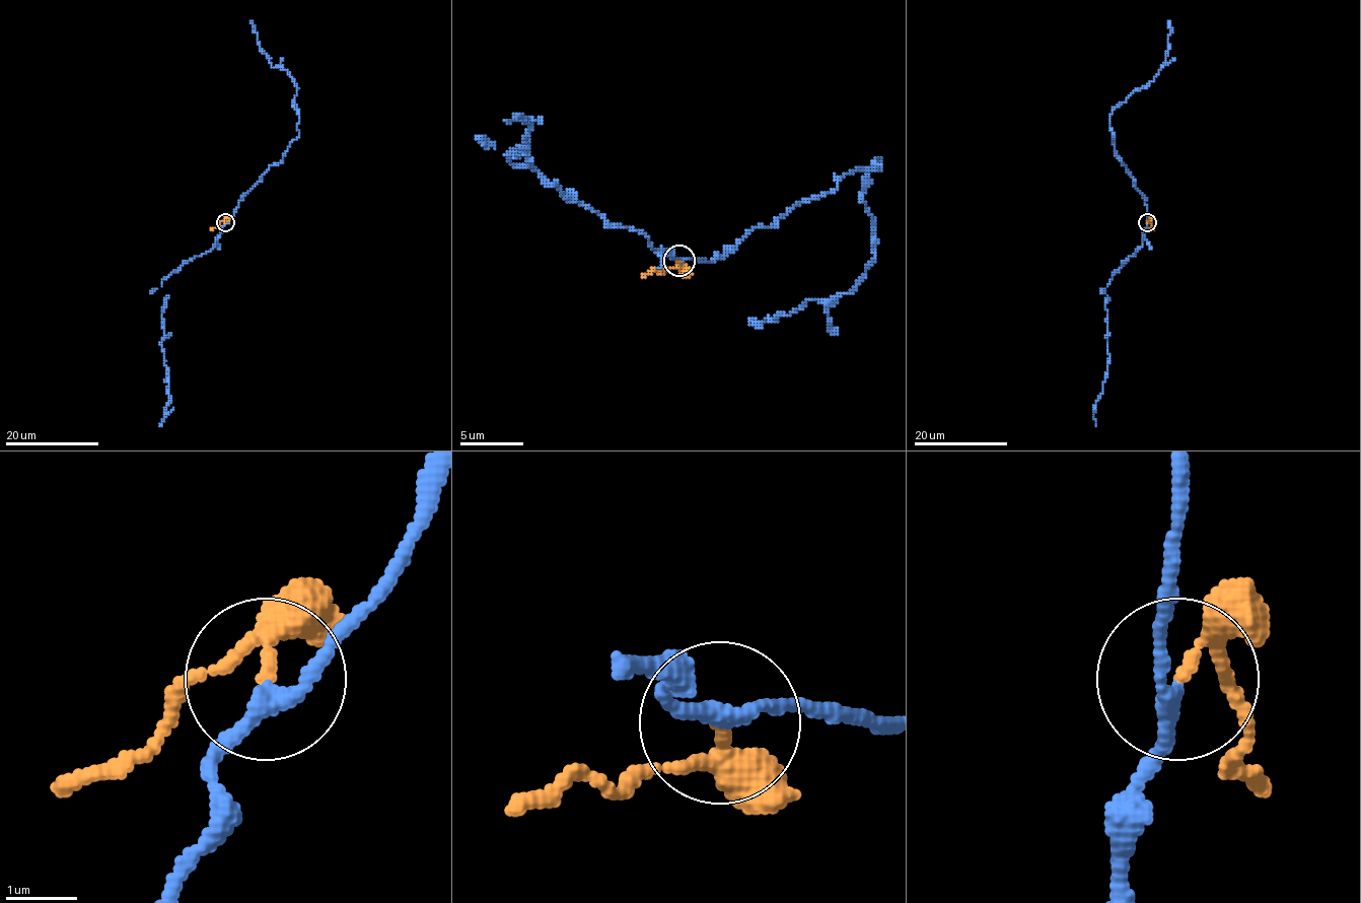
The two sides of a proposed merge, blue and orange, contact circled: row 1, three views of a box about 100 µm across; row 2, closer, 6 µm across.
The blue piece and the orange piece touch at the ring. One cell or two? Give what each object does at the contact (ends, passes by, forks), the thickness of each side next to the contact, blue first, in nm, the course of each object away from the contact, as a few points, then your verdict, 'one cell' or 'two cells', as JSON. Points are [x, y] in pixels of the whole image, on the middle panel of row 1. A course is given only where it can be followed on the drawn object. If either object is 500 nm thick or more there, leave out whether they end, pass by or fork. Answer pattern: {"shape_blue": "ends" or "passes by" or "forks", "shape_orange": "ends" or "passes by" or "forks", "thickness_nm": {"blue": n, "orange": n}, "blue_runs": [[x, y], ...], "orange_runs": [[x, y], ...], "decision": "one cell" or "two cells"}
{"shape_blue": "passes by", "shape_orange": "passes by", "thickness_nm": {"blue": 200, "orange": 160}, "blue_runs": [[679, 262], [727, 256], [878, 157], [865, 274], [748, 319]], "orange_runs": [[679, 262], [673, 268], [642, 277]], "decision": "two cells"}

